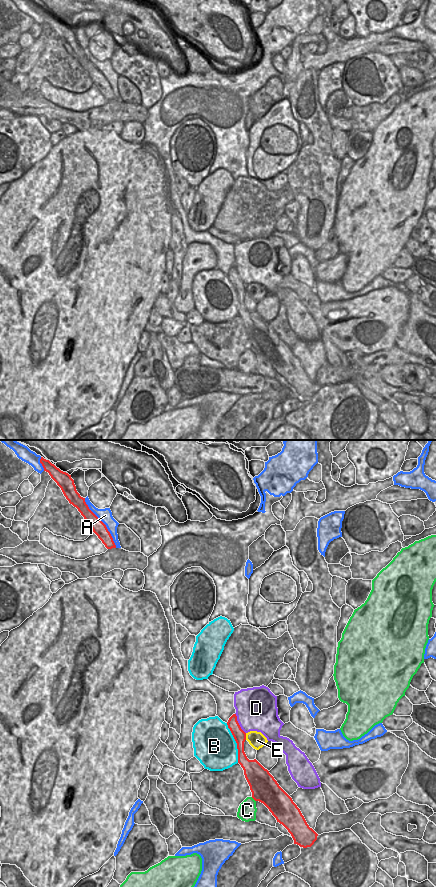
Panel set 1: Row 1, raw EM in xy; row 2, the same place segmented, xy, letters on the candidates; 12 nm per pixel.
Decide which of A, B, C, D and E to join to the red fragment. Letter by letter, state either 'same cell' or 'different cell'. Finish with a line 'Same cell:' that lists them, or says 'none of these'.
A: different cell
B: different cell
C: different cell
D: different cell
E: different cell
Same cell: none of these

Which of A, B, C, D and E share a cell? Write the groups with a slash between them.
A / B / C / D / E

